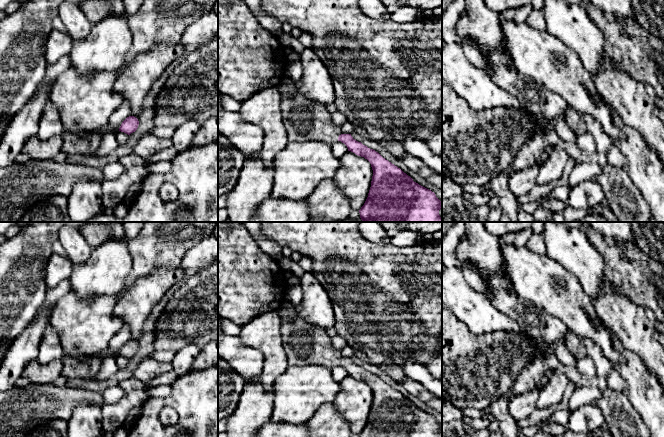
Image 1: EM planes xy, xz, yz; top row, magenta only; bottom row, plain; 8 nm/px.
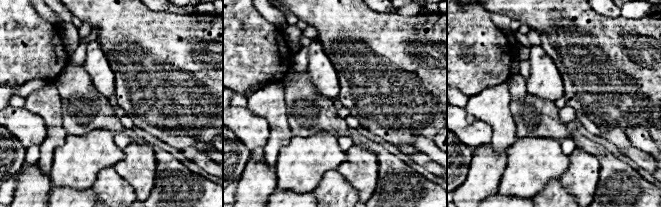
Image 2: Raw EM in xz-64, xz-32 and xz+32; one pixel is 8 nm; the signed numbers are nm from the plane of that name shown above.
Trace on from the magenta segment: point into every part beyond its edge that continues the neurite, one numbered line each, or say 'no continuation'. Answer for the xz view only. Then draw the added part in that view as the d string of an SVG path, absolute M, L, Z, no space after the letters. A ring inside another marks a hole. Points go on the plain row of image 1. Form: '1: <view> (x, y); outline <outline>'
1: xz (303, 343); outline M293 305L295 317L281 323L283 348L288 365L320 364L327 367L338 365L341 352L333 347L327 329L305 321L300 316L301 305Z

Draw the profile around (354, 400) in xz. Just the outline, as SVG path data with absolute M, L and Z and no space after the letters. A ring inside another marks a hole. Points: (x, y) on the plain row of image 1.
M348 375L340 382L340 391L333 404L342 417L348 421L351 432L360 434L368 421L372 400L370 386Z

